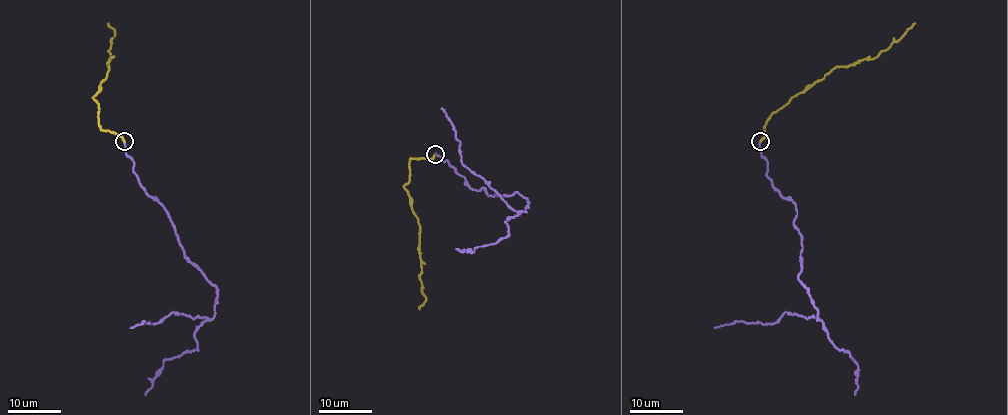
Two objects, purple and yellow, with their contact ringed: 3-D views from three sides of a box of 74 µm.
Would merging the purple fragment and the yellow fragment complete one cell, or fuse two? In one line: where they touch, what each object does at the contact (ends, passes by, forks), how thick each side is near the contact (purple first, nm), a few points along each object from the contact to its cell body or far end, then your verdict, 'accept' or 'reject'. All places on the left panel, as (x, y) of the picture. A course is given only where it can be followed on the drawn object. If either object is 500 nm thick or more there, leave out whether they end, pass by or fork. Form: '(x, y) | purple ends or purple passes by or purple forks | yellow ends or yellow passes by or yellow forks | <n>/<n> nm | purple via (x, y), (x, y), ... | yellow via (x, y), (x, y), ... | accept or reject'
(124, 141) | purple ends | yellow ends | 190/180 nm | purple via (124, 141), (139, 184), (167, 213), (183, 253), (216, 288), (211, 319), (171, 312), (156, 323), (130, 328) | yellow via (124, 141), (118, 134), (100, 128), (99, 104), (94, 98), (111, 58), (108, 49), (115, 32), (108, 22) | reject

